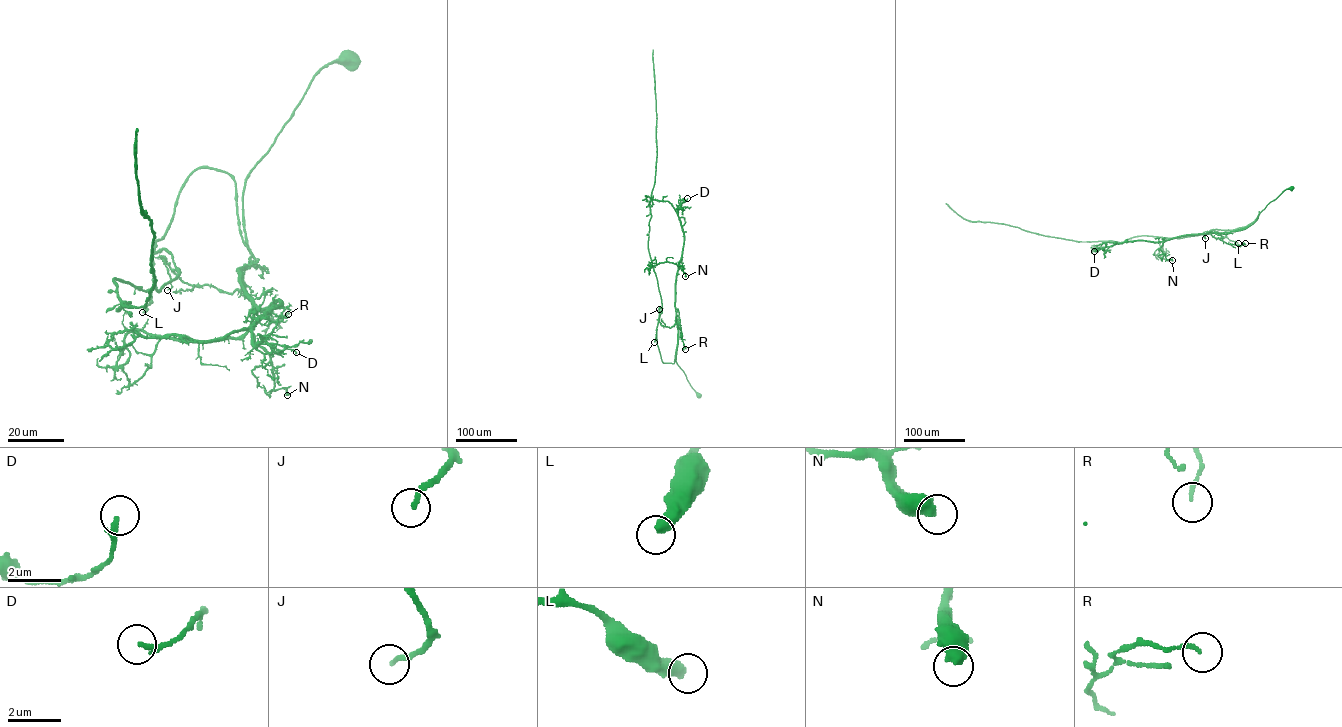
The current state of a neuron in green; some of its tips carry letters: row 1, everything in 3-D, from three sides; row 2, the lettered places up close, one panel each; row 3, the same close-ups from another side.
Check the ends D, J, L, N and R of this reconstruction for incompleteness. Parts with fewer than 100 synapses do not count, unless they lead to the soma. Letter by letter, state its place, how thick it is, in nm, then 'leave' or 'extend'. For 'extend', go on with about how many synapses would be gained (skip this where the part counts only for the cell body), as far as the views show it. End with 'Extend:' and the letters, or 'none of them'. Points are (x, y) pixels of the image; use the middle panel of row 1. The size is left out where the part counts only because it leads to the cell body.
D: (687, 198) | 220 nm | leave
J: (659, 309) | 180 nm | leave
L: (654, 342) | 440 nm | leave
N: (685, 276) | 550 nm | leave
R: (685, 349) | 140 nm | leave
Extend: none of them

